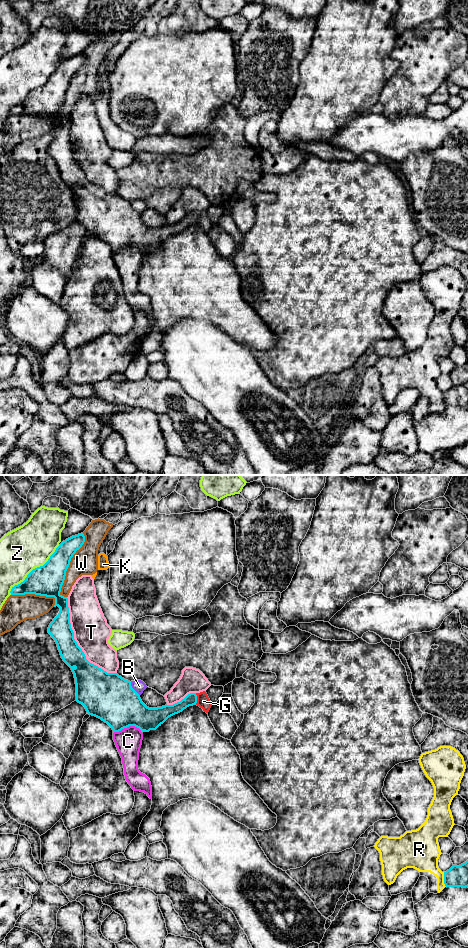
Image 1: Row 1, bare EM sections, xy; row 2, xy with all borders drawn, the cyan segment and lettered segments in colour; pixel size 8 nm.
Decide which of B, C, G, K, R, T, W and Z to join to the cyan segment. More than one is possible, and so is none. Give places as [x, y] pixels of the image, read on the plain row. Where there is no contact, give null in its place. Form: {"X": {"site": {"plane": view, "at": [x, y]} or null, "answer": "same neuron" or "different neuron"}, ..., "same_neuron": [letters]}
{"B": {"site": {"plane": "xy", "at": [133, 209]}, "answer": "different neuron"}, "C": {"site": {"plane": "xy", "at": [127, 246]}, "answer": "different neuron"}, "G": {"site": {"plane": "xy", "at": [196, 219]}, "answer": "same neuron"}, "K": {"site": {"plane": "xy", "at": [74, 186]}, "answer": "different neuron"}, "R": {"site": {"plane": "xy", "at": [444, 399]}, "answer": "different neuron"}, "T": {"site": {"plane": "xy", "at": [76, 163]}, "answer": "different neuron"}, "W": {"site": {"plane": "xy", "at": [69, 84]}, "answer": "different neuron"}, "Z": {"site": {"plane": "xy", "at": [33, 89]}, "answer": "different neuron"}, "same_neuron": ["G"]}

